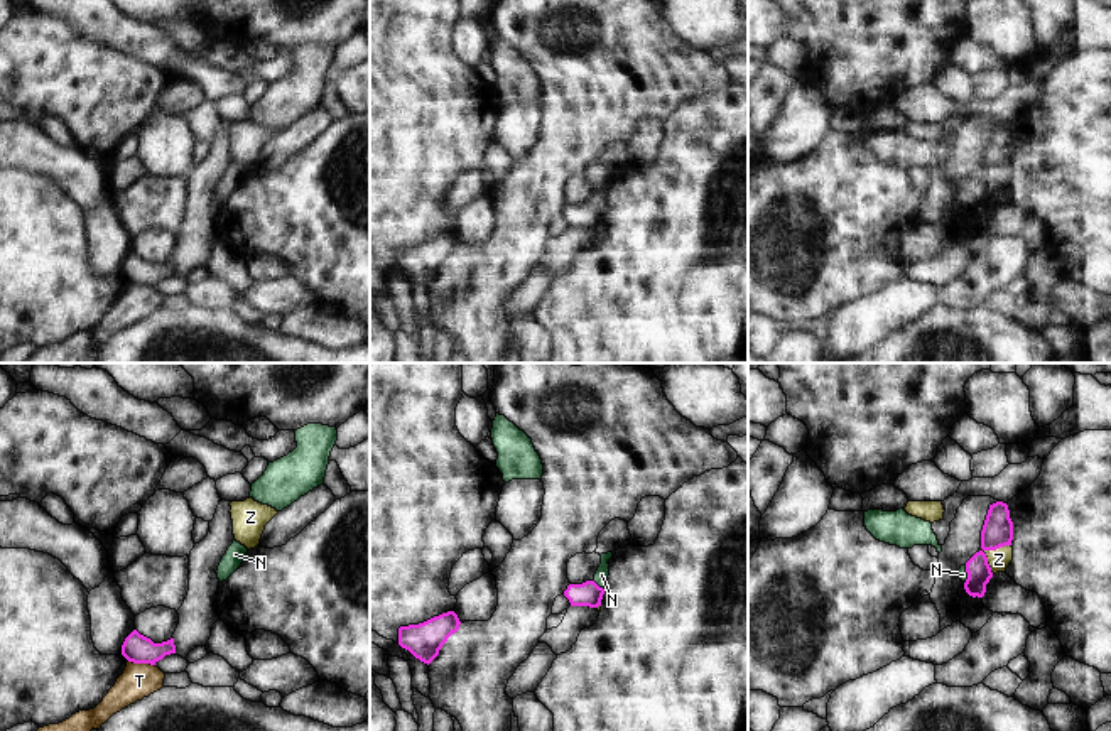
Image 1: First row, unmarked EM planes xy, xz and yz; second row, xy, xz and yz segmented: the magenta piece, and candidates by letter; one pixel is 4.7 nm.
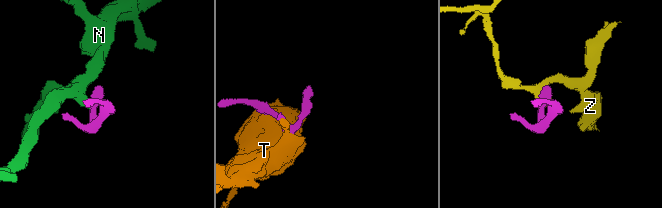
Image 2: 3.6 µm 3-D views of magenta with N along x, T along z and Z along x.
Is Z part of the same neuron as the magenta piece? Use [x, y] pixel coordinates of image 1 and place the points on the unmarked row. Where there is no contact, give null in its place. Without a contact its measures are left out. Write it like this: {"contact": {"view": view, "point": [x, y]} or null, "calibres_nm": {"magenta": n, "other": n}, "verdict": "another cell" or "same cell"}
{"contact": {"view": "yz", "point": [986, 171]}, "calibres_nm": {"magenta": 150, "other": 100}, "verdict": "another cell"}

